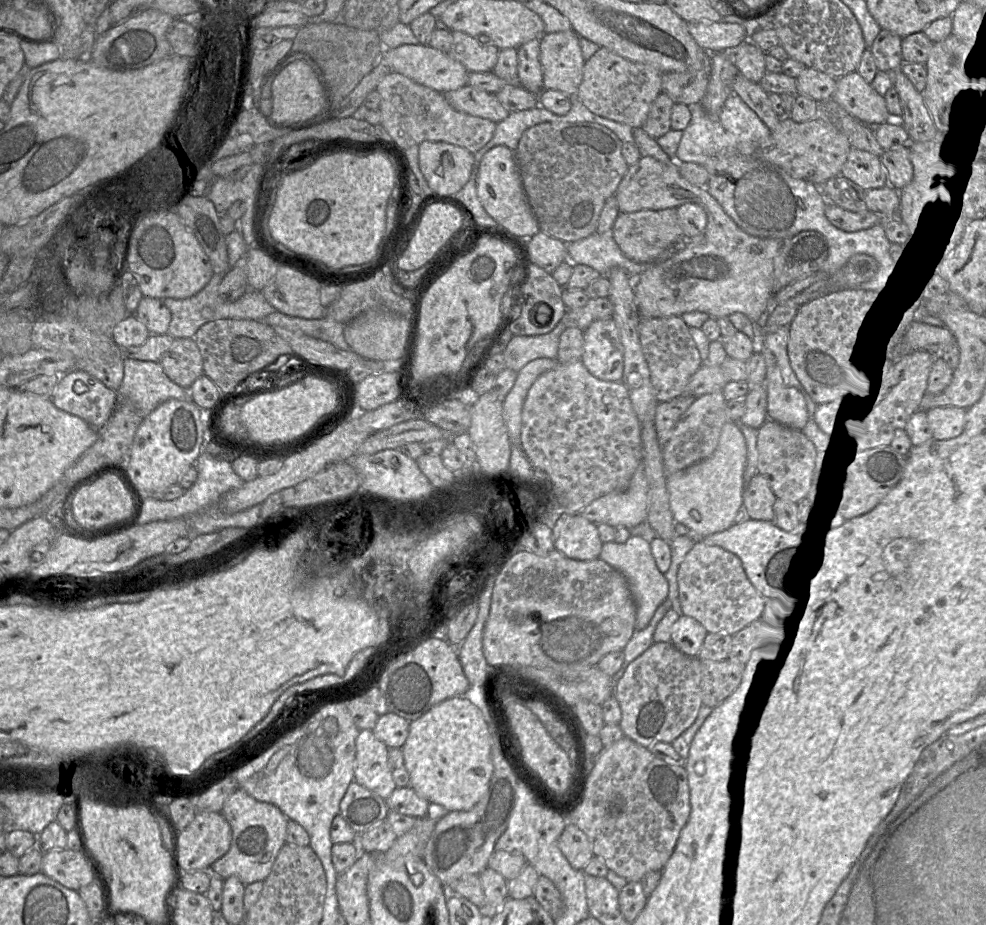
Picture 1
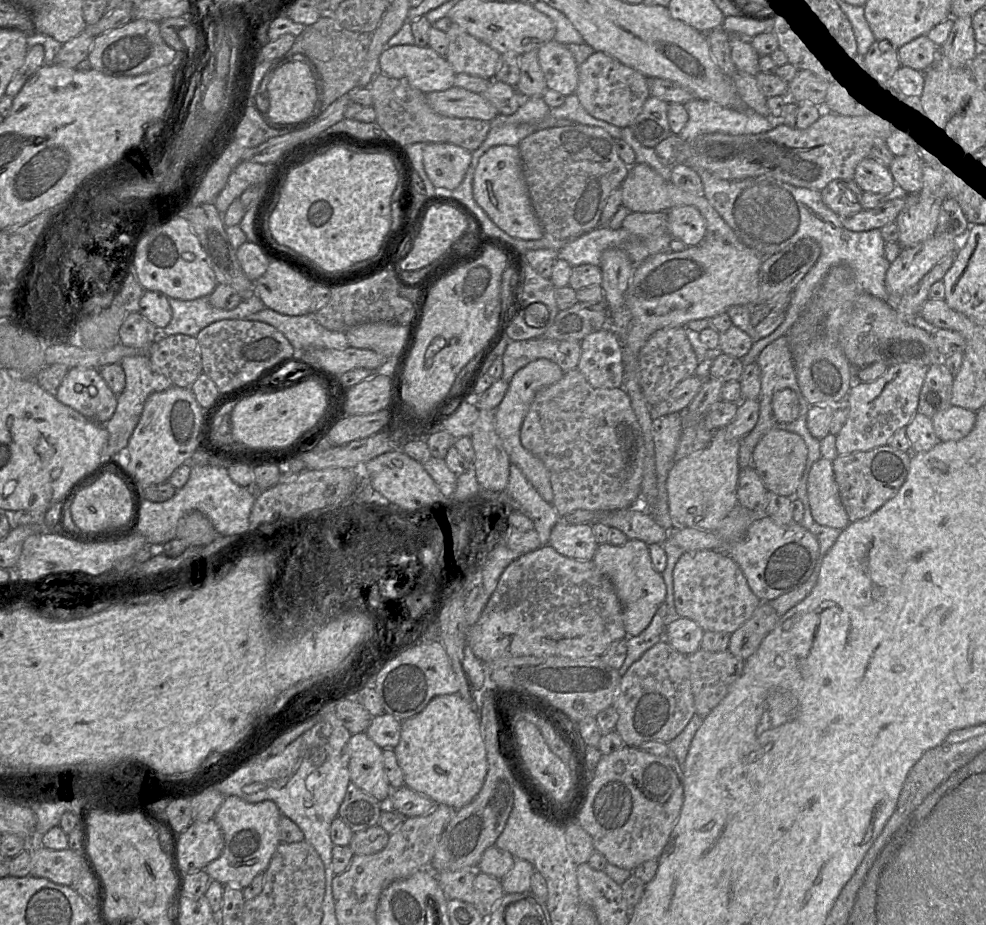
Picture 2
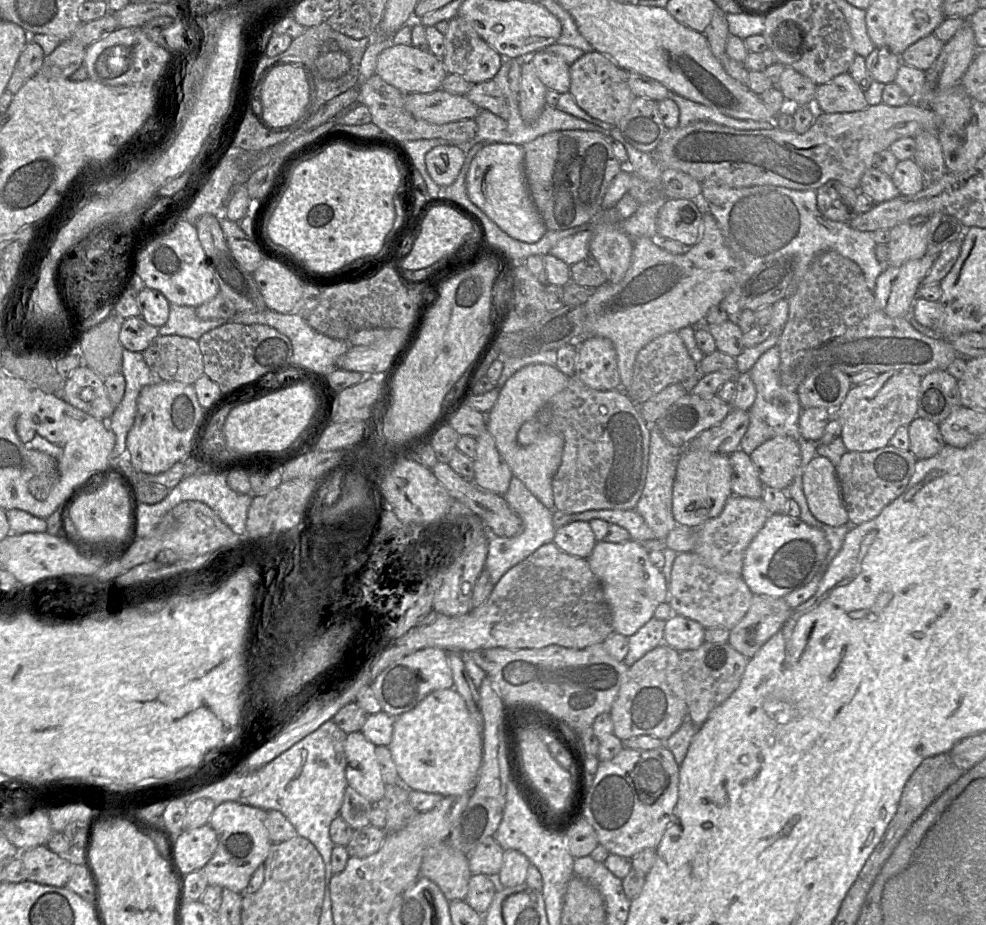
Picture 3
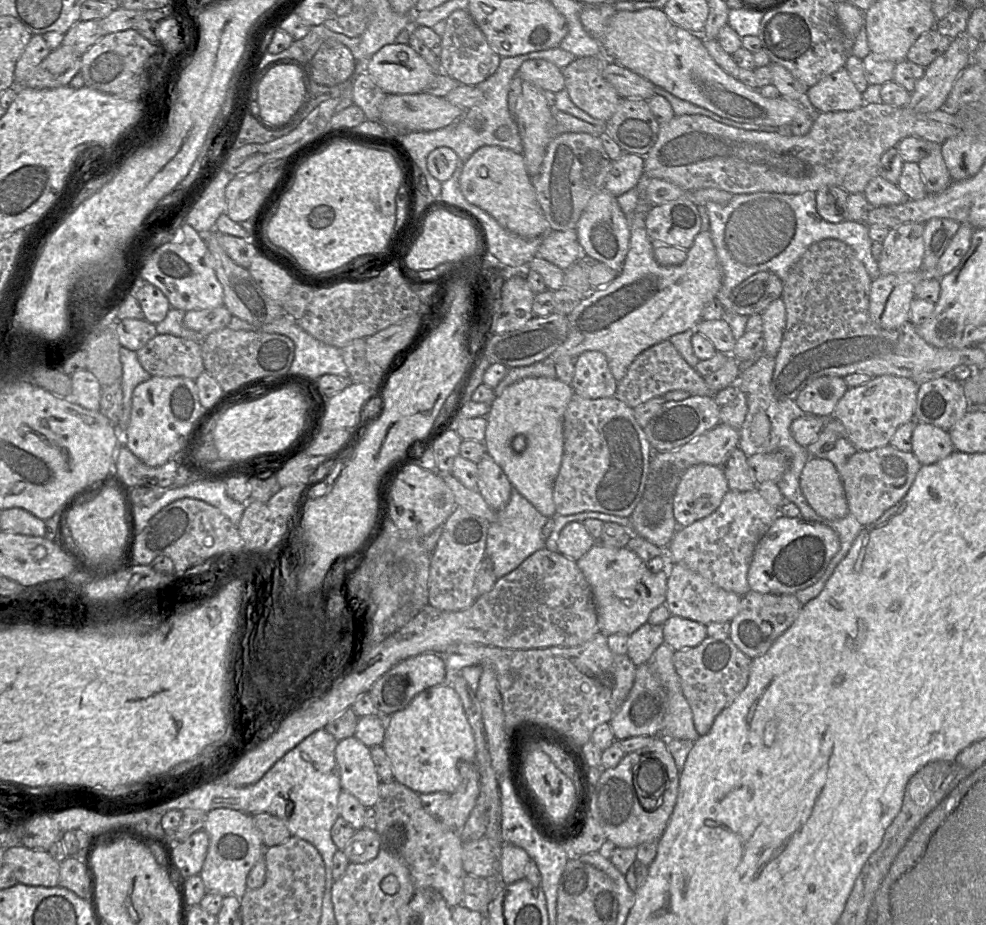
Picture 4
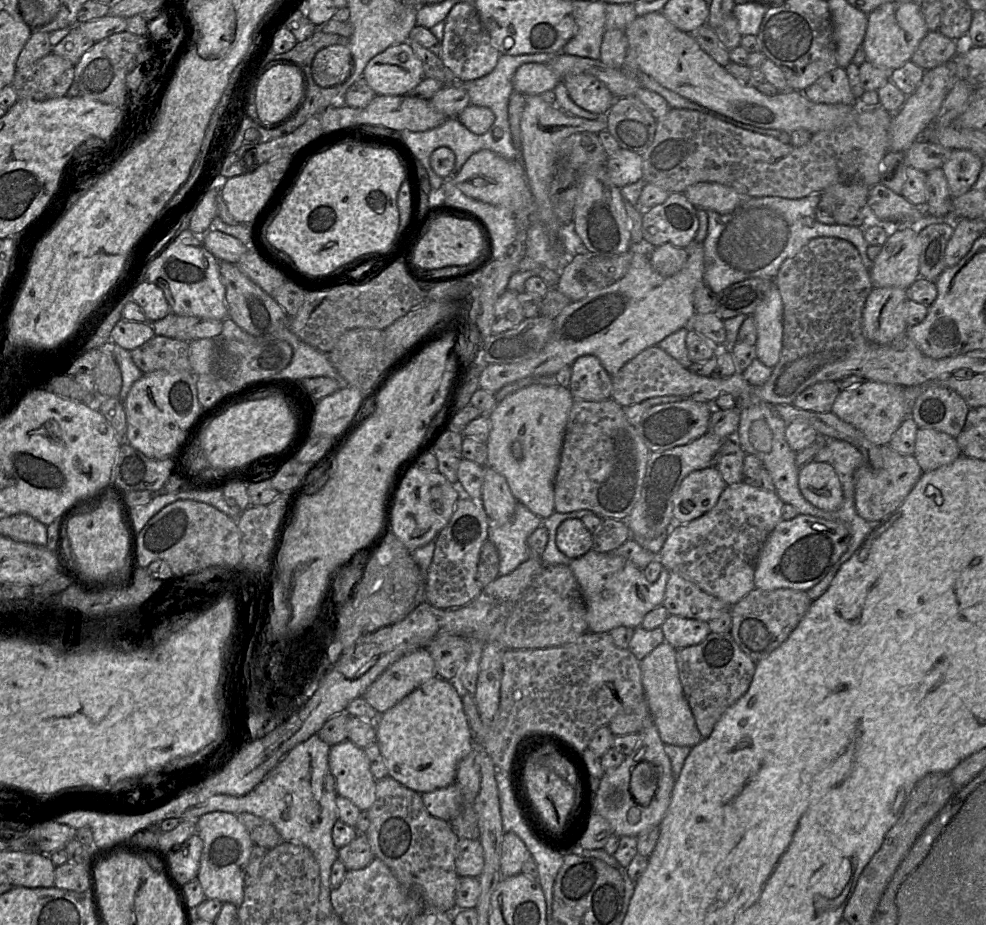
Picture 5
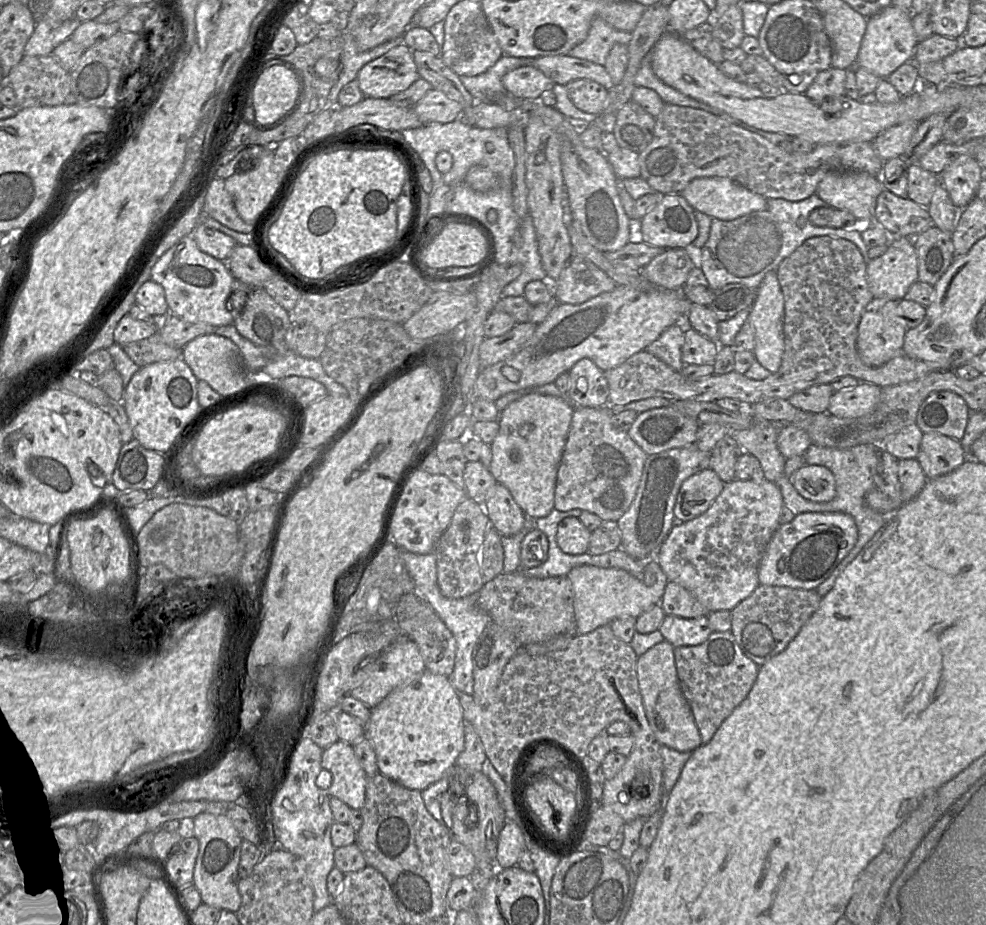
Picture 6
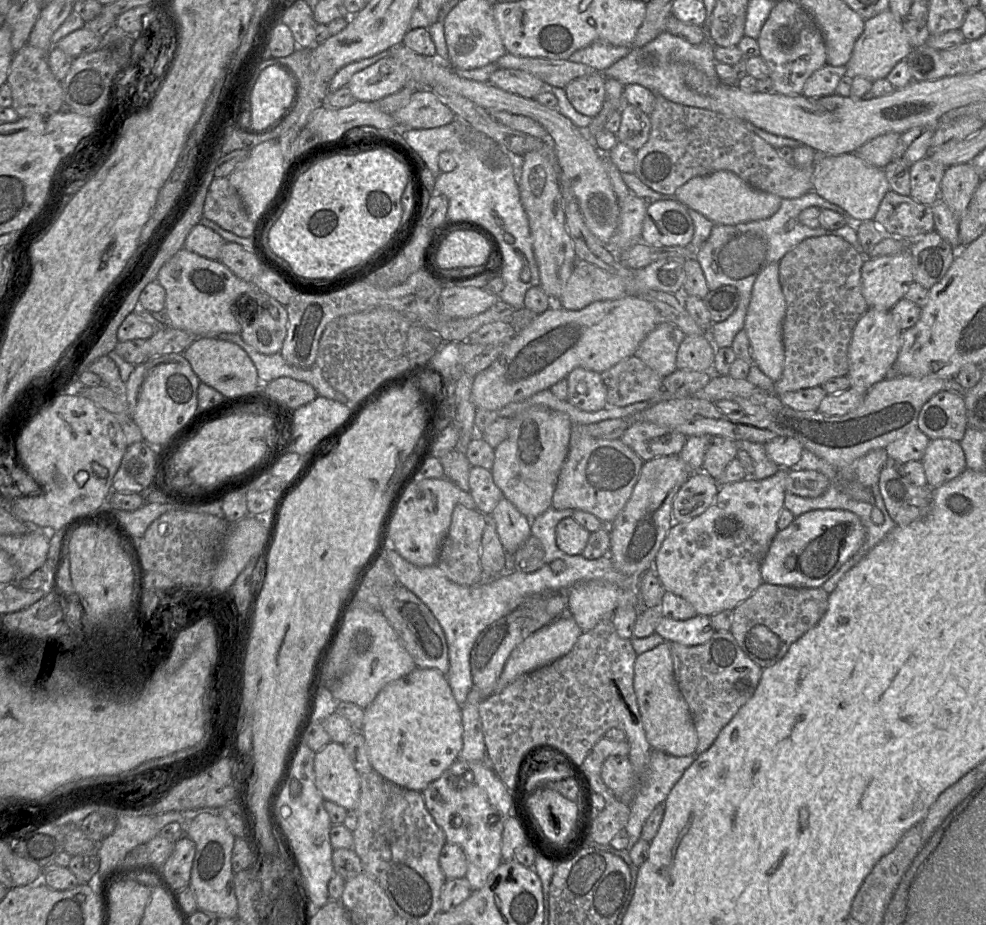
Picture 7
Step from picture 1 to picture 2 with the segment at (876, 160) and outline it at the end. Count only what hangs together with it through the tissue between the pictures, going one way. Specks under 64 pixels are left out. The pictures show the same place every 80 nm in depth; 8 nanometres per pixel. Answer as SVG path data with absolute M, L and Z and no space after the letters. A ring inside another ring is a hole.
M866 157L857 165L853 181L863 192L879 193L886 196L892 196L898 192L888 167L870 157Z

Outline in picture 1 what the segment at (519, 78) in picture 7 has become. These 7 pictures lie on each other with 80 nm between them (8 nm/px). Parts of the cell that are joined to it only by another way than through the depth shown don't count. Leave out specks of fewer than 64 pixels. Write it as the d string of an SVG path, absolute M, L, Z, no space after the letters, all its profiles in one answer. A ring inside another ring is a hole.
M573 29L544 33L540 37L540 63L544 89L554 89L567 95L577 95L585 64L579 39L580 36Z

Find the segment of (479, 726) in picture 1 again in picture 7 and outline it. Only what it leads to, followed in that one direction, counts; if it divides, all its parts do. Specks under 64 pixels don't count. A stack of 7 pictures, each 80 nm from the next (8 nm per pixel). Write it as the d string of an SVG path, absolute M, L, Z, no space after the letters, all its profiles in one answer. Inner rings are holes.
M416 667L408 675L392 681L384 686L373 702L364 710L364 721L362 724L361 732L364 735L366 741L367 755L372 769L379 773L386 780L398 785L399 787L422 792L430 783L437 780L441 774L446 769L448 769L455 760L459 758L459 753L463 748L462 708L454 698L447 677L440 673L438 670Z

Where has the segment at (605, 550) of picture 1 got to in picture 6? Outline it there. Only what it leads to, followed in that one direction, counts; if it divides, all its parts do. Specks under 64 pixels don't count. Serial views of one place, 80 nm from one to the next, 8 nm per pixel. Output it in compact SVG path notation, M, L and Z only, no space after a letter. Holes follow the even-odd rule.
M650 558L645 570L651 570L657 575L656 583L647 586L629 572L617 568L600 568L593 565L574 567L569 573L574 592L574 611L576 619L576 634L588 634L598 627L610 624L613 620L625 616L638 618L655 605L661 604L668 578L658 562Z

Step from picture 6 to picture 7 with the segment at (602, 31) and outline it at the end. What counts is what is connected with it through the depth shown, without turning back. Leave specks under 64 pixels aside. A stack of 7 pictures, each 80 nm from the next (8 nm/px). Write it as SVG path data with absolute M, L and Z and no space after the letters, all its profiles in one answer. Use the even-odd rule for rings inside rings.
M594 41L589 45L574 51L568 60L584 63L601 72L625 57L631 47L612 45L604 41Z

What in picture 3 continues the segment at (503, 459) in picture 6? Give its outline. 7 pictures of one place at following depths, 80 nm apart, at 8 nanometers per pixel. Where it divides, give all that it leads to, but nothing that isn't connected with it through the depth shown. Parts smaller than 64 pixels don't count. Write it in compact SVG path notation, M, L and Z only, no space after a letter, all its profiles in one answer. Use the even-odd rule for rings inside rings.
M532 364L514 373L500 388L498 399L487 414L487 429L492 435L501 458L511 469L513 476L520 479L527 489L549 510L556 510L552 480L562 459L564 440L558 434L538 437L531 445L518 444L518 431L522 424L536 413L569 382L567 375L556 366Z

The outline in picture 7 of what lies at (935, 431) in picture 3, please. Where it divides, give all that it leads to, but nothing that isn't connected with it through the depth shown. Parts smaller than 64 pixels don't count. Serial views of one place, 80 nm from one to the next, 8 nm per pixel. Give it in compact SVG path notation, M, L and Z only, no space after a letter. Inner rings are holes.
M945 438L929 441L921 463L927 485L932 489L956 478L966 469L965 455L959 442Z

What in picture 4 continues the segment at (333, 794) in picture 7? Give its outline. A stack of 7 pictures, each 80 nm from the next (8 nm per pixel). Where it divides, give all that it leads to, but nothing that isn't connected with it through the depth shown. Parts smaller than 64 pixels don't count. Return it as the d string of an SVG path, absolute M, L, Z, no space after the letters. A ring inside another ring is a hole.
M355 736L348 737L338 742L335 757L341 788L355 796L366 808L373 807L379 798L381 781L370 748Z

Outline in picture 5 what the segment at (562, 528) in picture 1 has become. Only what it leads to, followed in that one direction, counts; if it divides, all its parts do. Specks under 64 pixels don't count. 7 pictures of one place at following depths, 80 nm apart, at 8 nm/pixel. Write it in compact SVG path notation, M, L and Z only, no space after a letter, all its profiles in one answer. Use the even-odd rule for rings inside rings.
M567 519L557 529L556 545L563 554L574 560L592 549L593 534L584 526L581 519Z

